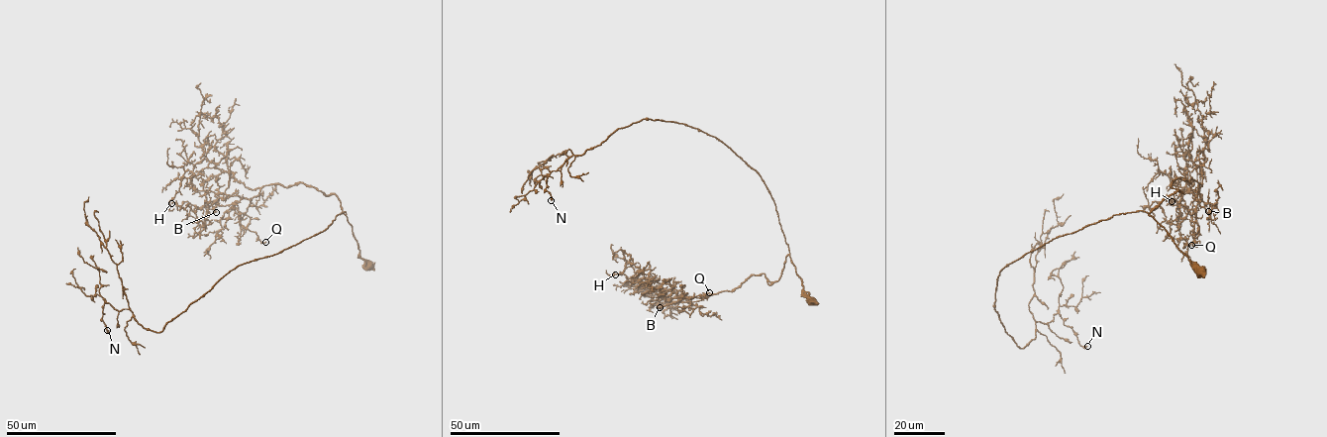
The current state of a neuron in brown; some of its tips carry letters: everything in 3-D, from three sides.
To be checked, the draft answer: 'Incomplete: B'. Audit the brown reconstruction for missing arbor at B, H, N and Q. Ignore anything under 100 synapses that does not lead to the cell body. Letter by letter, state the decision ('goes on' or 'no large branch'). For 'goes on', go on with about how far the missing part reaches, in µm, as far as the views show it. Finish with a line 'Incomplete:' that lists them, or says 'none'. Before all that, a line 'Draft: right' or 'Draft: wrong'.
Draft: wrong
B: no large branch
H: no large branch
N: no large branch
Q: no large branch
Incomplete: none

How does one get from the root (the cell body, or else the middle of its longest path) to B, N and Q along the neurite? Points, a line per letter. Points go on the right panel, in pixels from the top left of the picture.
B: (1200, 273), (1149, 215), (1179, 191), (1171, 185), (1181, 177), (1198, 183), (1195, 199), (1209, 204), (1208, 211)
N: (1200, 273), (1142, 211), (1058, 236), (999, 272), (994, 309), (1018, 347), (1058, 313), (1087, 346)
Q: (1200, 273), (1149, 215), (1179, 191), (1171, 186), (1177, 178), (1198, 183), (1198, 230), (1191, 245)

